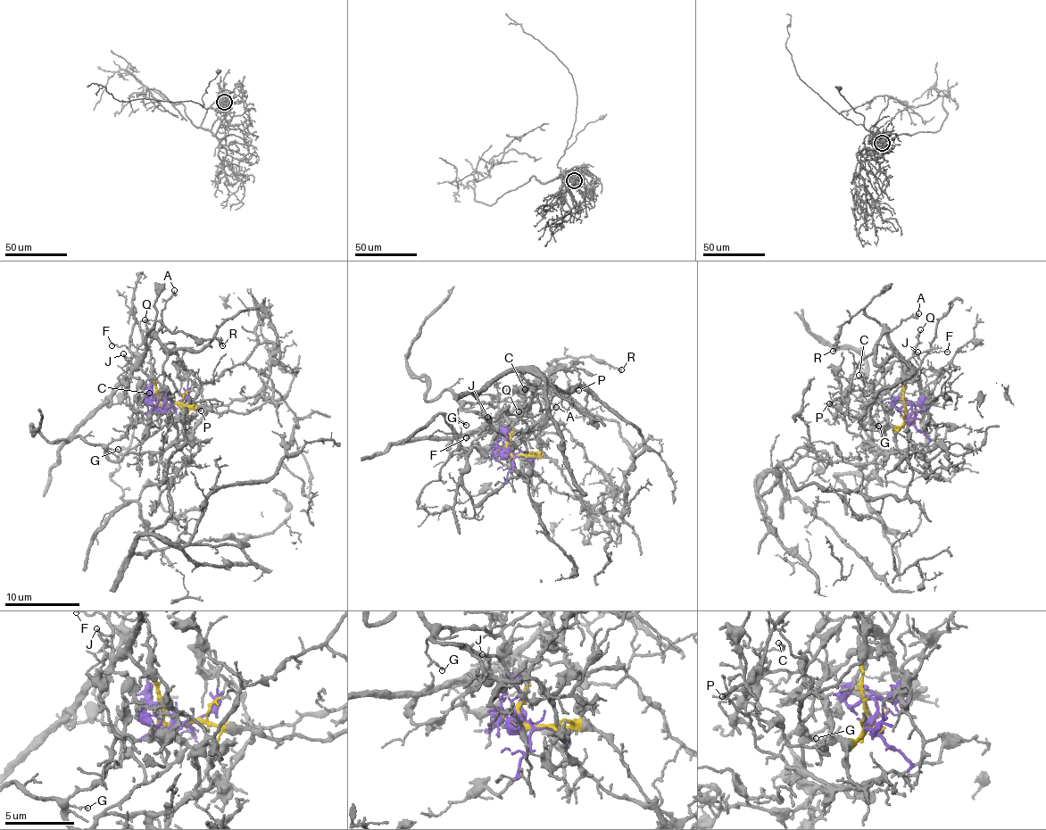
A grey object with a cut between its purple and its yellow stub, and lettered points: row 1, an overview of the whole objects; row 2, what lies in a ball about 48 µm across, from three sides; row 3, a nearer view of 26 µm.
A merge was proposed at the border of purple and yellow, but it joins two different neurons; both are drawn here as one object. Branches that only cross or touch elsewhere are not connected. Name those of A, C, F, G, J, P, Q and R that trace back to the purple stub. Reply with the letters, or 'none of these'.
C, G, Q

